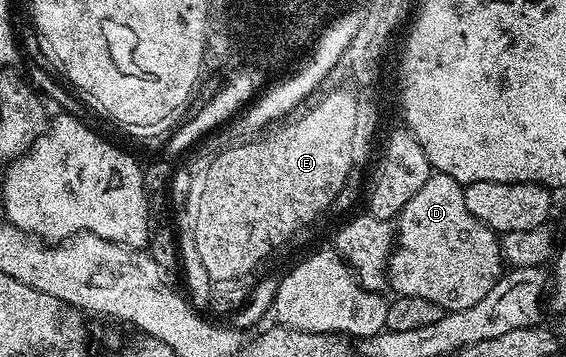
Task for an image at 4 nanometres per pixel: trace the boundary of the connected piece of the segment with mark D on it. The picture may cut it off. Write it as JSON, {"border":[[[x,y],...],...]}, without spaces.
{"border":[[[430,173],[427,184],[423,184],[423,188],[407,200],[395,222],[395,245],[388,267],[388,285],[392,293],[397,296],[423,296],[423,300],[432,300],[446,312],[462,310],[471,308],[471,304],[479,304],[479,300],[495,288],[502,273],[501,239],[497,231],[471,216],[465,203],[465,186],[446,174]]]}

